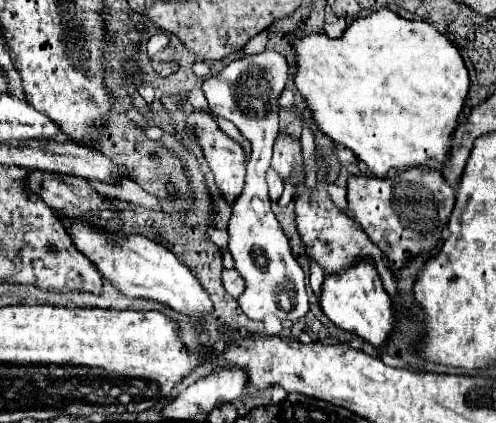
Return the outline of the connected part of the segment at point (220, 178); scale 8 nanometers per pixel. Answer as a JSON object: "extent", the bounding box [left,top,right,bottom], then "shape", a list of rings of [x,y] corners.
{"extent":[187,111,247,203],"shape":[[[191,111],[187,121],[195,125],[195,135],[203,147],[211,171],[215,173],[215,183],[219,185],[223,197],[233,203],[241,193],[247,167],[241,145],[221,133],[213,117],[207,113]]]}

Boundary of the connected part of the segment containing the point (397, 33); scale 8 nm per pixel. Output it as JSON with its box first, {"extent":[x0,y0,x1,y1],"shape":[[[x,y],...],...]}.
{"extent":[293,9,469,179],"shape":[[[379,9],[369,17],[355,19],[343,31],[343,35],[337,37],[337,39],[331,39],[325,33],[311,33],[311,35],[305,35],[305,37],[297,39],[293,43],[293,49],[295,49],[295,59],[297,59],[297,71],[295,71],[293,81],[295,81],[295,87],[299,89],[301,97],[305,99],[313,121],[337,145],[343,145],[343,147],[351,149],[355,153],[355,157],[359,161],[363,161],[375,177],[385,179],[385,177],[393,175],[393,171],[401,171],[401,169],[407,169],[407,167],[421,165],[429,157],[437,159],[439,163],[445,163],[447,153],[449,153],[449,137],[457,127],[457,117],[463,111],[463,103],[465,103],[465,97],[467,97],[467,91],[469,91],[469,73],[467,73],[467,67],[465,67],[463,57],[457,51],[457,47],[443,33],[439,33],[433,25],[429,25],[425,21],[407,21],[407,19],[399,17],[397,13],[393,13],[391,9]]]}

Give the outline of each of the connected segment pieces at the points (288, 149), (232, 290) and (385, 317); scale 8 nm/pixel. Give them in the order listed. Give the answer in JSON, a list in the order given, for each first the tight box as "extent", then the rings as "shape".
[{"extent":[271,135,305,179],"shape":[[[287,135],[277,137],[275,147],[273,147],[273,161],[271,161],[271,169],[275,169],[283,179],[289,179],[291,169],[299,165],[305,169],[303,159],[301,159],[301,145],[299,141],[293,141]]]},{"extent":[223,269,245,297],"shape":[[[231,269],[231,271],[223,271],[223,287],[225,287],[225,291],[231,295],[231,297],[237,297],[237,295],[241,295],[241,291],[245,289],[245,285],[243,285],[243,279],[241,279],[241,275],[237,275],[237,269]]]},{"extent":[319,257,393,347],"shape":[[[361,257],[349,267],[345,267],[339,273],[325,275],[325,281],[321,285],[319,305],[323,313],[341,329],[351,331],[365,341],[369,341],[373,347],[381,347],[389,333],[393,331],[393,311],[391,311],[391,297],[387,295],[381,277],[377,275],[377,267],[373,259]]]}]

